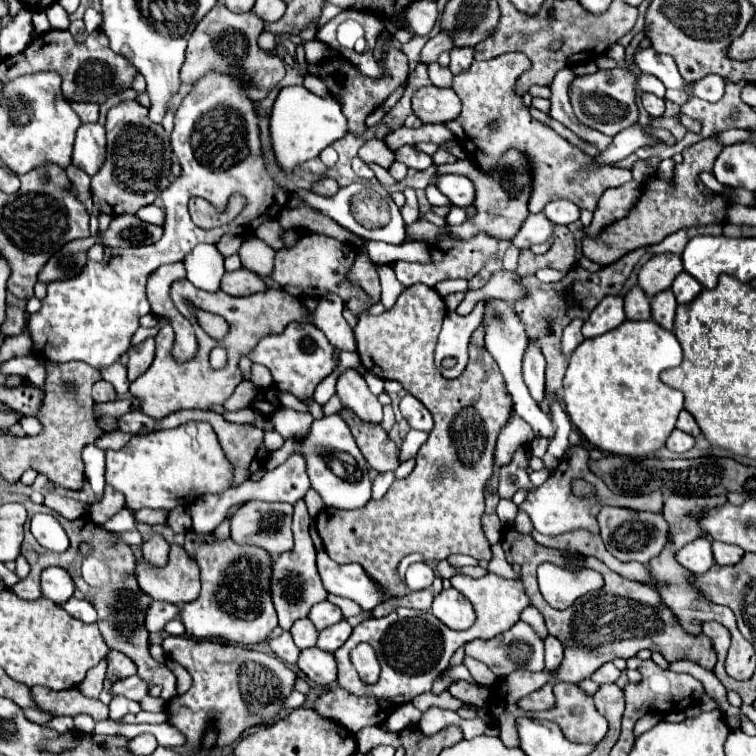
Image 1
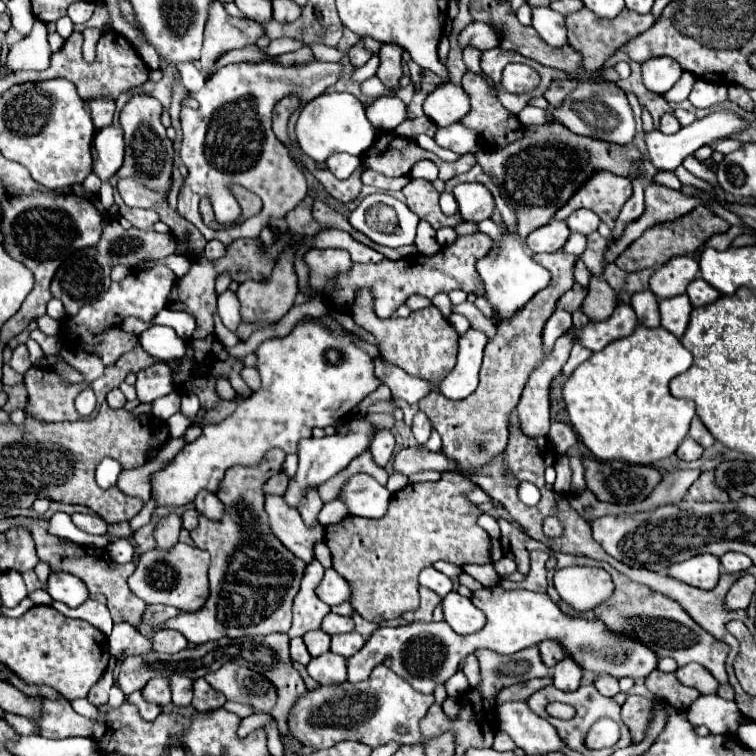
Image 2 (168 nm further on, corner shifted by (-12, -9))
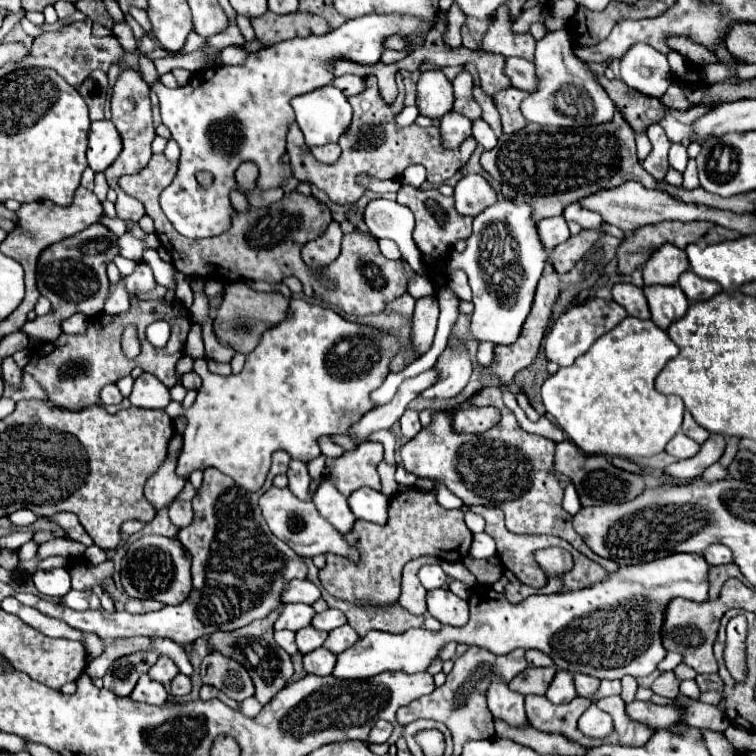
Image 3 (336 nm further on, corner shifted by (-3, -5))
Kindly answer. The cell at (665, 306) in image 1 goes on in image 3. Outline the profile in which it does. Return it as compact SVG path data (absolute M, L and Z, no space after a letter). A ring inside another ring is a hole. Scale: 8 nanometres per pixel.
M671 285L671 287L643 287L643 291L645 291L645 297L649 301L651 321L657 327L667 329L671 323L675 323L677 319L681 319L687 313L689 301L677 285Z

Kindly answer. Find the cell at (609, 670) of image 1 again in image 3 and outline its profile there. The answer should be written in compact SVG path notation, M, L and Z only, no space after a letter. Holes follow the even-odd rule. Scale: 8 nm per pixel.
M575 673L573 679L575 679L577 695L581 695L581 697L593 697L599 689L599 683L601 683L599 679L595 679L591 675L583 675L583 673Z

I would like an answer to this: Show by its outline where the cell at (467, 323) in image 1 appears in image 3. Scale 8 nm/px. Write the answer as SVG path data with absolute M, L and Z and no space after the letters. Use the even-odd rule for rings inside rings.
M451 337L447 343L447 349L439 355L435 363L435 371L439 371L437 383L427 387L419 397L425 397L425 399L457 397L465 389L473 373L473 365L471 365L471 357L465 341L461 341L459 337Z

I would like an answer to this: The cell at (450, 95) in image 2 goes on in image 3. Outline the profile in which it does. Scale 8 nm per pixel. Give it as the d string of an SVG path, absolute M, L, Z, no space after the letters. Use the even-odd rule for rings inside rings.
M441 69L421 73L417 81L417 107L429 119L441 119L453 109L453 87Z

